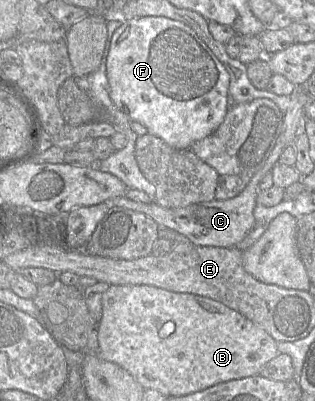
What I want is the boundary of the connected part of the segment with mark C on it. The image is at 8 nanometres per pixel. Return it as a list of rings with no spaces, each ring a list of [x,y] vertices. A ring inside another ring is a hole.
[[[277,140],[265,164],[251,178],[245,189],[237,196],[226,200],[211,200],[185,207],[166,208],[157,204],[143,203],[127,198],[125,195],[115,197],[104,202],[113,202],[114,206],[120,206],[146,214],[155,220],[159,226],[165,226],[173,229],[187,237],[192,243],[199,246],[213,247],[235,247],[241,242],[255,225],[253,211],[257,205],[256,198],[259,192],[259,183],[261,179],[272,171],[272,168],[278,163],[281,153],[286,145]]]

